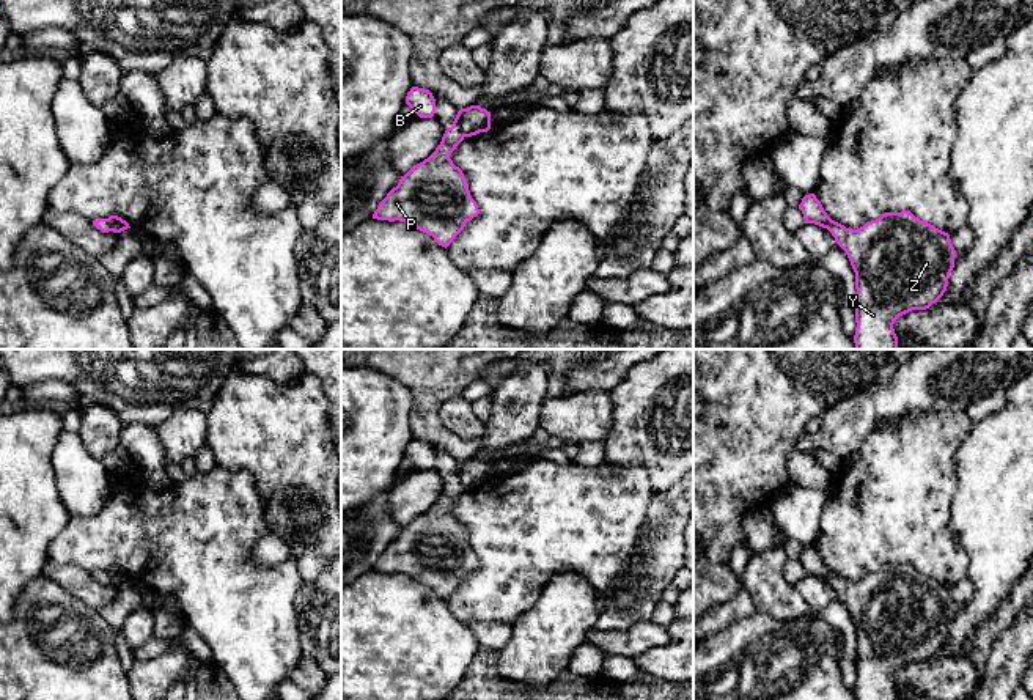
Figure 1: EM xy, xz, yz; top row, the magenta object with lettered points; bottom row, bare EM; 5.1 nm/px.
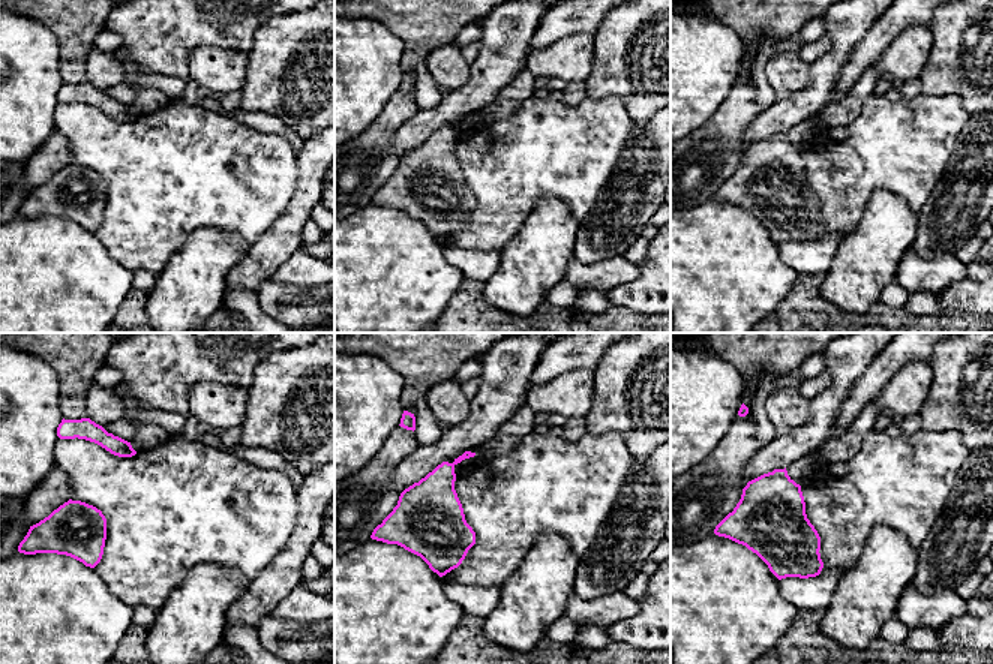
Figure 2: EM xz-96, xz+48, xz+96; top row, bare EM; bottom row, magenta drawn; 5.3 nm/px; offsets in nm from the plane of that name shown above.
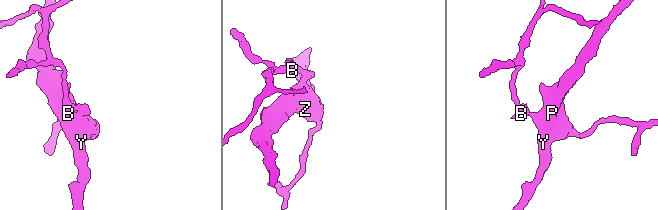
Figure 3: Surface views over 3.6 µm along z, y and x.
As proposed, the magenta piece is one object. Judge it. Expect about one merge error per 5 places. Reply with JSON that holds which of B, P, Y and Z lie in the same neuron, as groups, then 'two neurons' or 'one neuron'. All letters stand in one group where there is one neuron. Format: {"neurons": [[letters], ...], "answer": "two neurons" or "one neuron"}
{"neurons": [["B"], ["P", "Y", "Z"]], "answer": "two neurons"}

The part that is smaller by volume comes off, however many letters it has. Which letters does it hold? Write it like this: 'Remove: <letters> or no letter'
Remove: P, Y, Z

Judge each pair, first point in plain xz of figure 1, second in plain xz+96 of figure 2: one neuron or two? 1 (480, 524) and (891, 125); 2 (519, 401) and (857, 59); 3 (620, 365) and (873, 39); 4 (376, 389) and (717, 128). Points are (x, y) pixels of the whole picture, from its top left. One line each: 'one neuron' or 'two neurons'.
1: one neuron
2: two neurons
3: one neuron
4: two neurons

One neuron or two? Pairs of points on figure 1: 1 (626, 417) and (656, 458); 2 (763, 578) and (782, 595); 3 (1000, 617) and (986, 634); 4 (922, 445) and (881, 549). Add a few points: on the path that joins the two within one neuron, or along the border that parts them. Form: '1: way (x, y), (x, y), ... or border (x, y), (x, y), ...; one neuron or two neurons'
1: way (631, 427), (653, 449); one neuron
2: way (768, 582), (777, 592); one neuron
3: way (999, 622), (991, 630); one neuron
4: way (906, 471), (881, 524); one neuron

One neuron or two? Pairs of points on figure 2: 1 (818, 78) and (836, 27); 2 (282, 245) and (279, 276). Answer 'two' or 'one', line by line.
1: one
2: two

